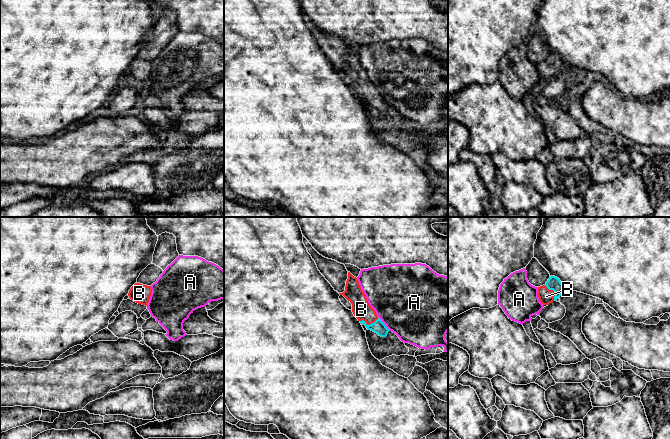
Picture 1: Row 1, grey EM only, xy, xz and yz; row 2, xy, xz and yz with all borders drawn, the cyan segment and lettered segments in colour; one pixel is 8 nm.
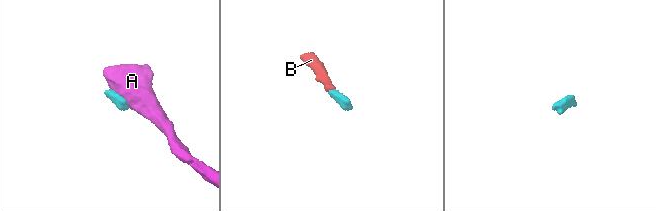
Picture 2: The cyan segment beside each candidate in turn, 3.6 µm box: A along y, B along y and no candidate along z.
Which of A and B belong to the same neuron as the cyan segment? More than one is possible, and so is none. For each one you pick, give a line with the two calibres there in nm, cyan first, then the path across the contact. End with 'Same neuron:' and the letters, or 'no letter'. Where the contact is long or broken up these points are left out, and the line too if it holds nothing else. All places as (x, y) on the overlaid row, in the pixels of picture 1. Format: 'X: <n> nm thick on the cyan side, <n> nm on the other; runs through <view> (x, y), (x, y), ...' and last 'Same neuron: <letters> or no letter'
B: 100 nm thick on the cyan side, 150 nm on the other; runs through xz (378, 326), (370, 324), (370, 319), (361, 309)
Same neuron: B

